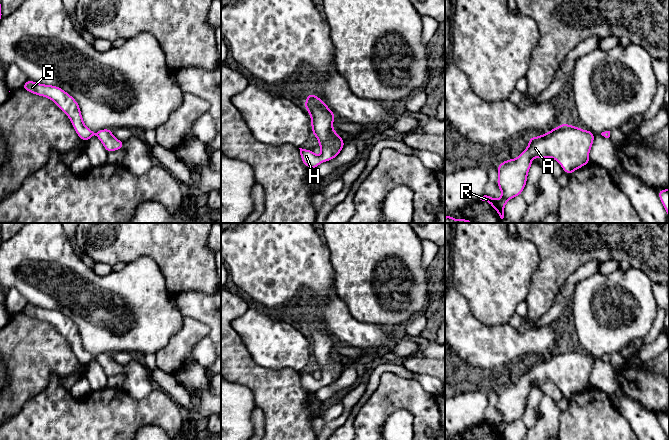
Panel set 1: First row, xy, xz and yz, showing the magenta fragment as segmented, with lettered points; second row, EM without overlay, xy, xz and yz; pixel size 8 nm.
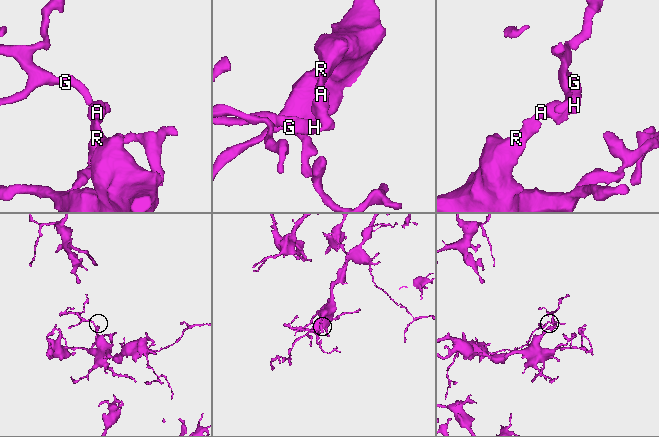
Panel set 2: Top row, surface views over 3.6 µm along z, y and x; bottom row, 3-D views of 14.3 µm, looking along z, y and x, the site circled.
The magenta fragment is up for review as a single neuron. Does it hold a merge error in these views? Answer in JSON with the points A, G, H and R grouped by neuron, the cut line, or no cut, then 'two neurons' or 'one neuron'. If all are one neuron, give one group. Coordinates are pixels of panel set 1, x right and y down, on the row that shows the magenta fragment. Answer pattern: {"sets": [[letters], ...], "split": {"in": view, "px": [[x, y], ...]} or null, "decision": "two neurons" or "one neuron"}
{"sets": [["A", "G", "H", "R"]], "split": null, "decision": "one neuron"}

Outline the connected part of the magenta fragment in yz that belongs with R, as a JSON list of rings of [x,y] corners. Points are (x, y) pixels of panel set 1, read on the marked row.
[[[562,123],[549,132],[530,137],[527,148],[516,159],[500,163],[497,185],[502,196],[499,199],[484,195],[480,200],[489,202],[501,219],[506,203],[523,192],[533,158],[553,158],[566,174],[587,165],[594,133],[570,124]]]

